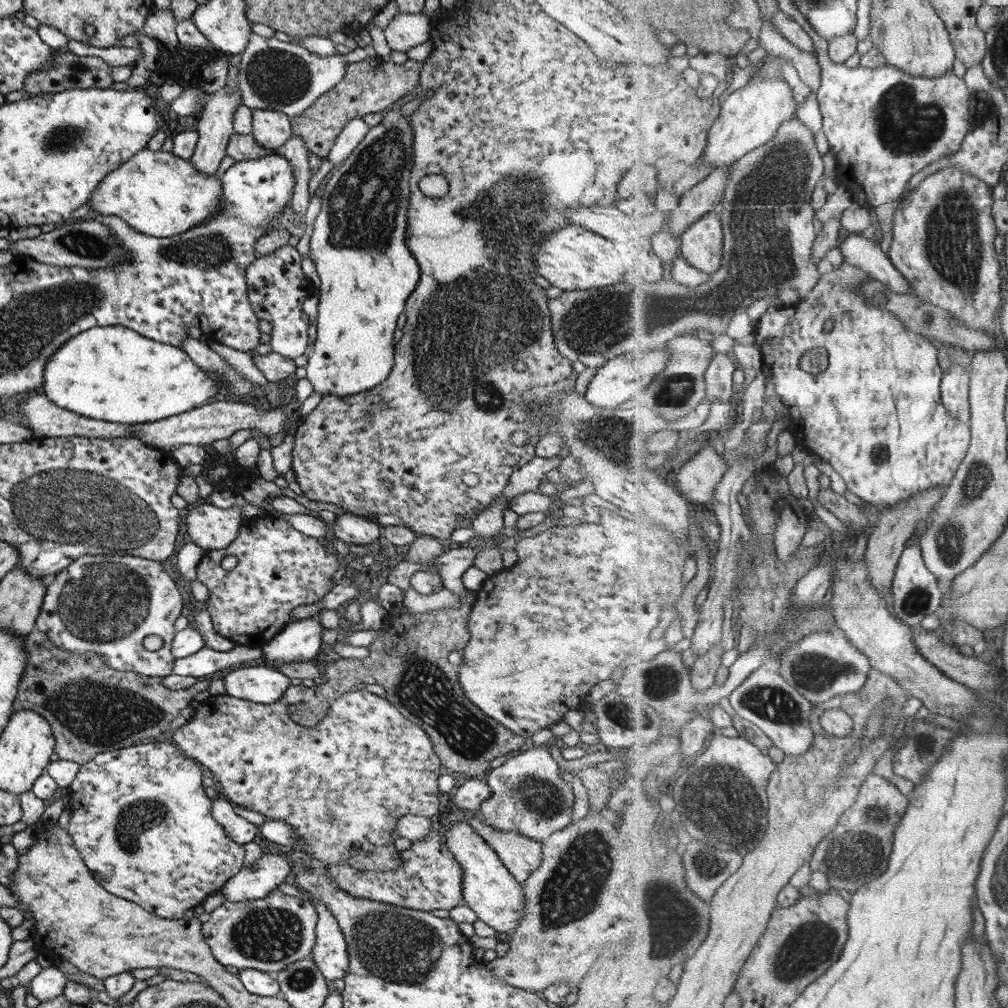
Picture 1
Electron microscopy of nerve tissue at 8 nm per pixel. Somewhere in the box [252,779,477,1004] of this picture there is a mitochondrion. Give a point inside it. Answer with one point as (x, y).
(400, 948)

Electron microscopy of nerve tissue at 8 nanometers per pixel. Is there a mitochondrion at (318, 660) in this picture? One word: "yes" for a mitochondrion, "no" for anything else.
no

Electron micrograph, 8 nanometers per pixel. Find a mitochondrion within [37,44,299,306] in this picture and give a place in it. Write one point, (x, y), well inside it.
(211, 251)

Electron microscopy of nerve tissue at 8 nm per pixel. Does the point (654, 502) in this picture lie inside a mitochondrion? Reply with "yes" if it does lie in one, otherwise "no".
no

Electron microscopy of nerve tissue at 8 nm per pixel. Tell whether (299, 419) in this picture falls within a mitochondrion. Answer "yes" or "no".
no

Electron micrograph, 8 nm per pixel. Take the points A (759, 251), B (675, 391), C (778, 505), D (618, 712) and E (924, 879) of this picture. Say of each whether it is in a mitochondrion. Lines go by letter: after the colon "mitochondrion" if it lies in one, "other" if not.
A: mitochondrion
B: mitochondrion
C: other
D: mitochondrion
E: other

